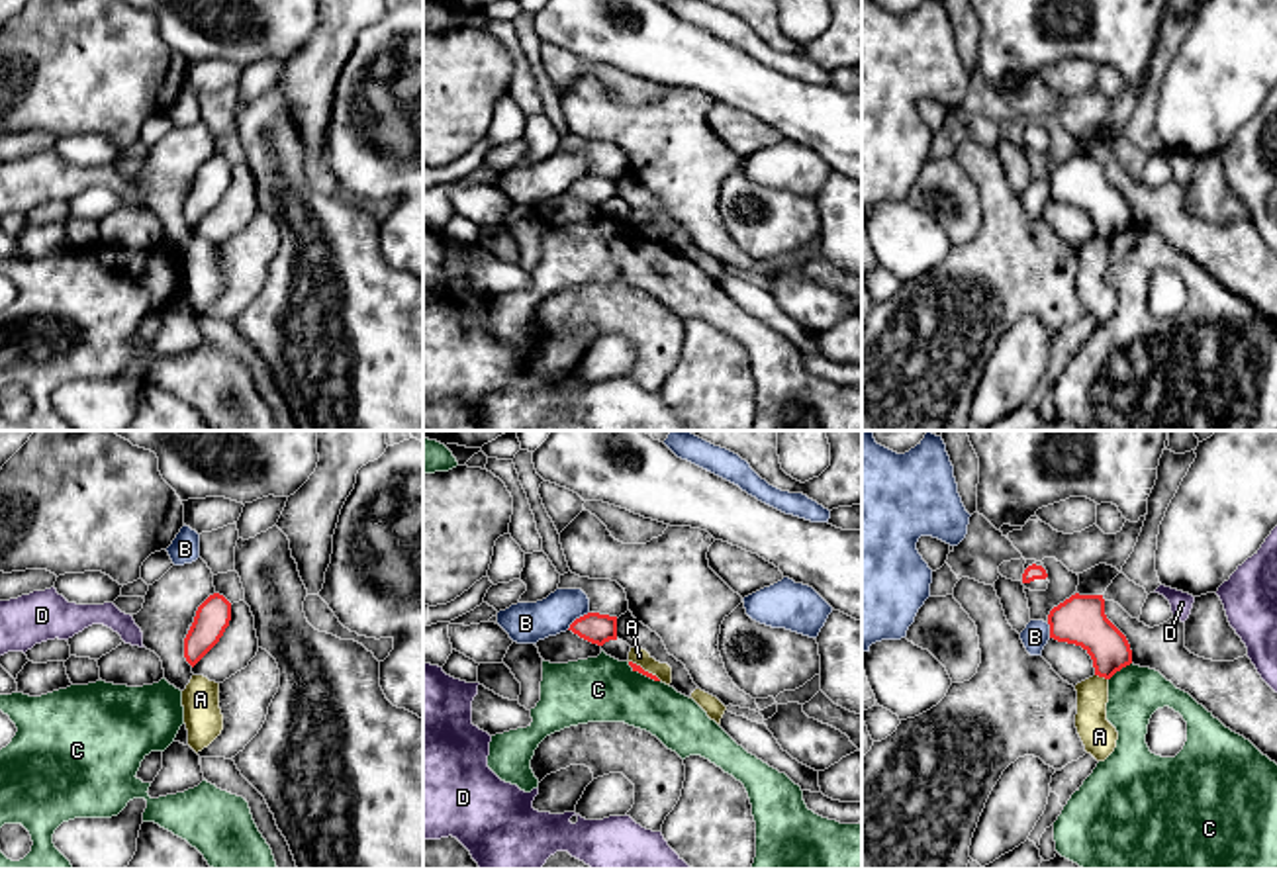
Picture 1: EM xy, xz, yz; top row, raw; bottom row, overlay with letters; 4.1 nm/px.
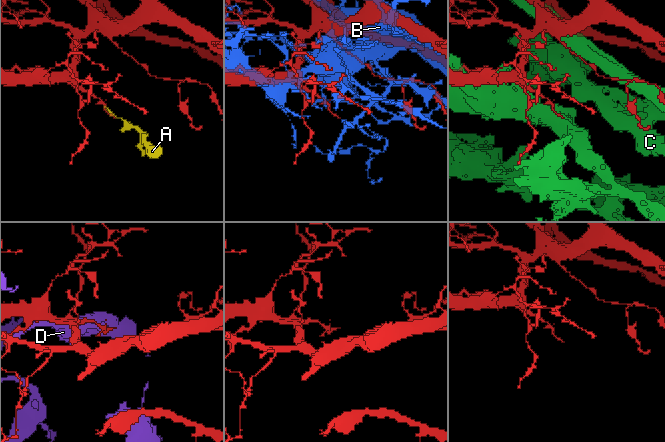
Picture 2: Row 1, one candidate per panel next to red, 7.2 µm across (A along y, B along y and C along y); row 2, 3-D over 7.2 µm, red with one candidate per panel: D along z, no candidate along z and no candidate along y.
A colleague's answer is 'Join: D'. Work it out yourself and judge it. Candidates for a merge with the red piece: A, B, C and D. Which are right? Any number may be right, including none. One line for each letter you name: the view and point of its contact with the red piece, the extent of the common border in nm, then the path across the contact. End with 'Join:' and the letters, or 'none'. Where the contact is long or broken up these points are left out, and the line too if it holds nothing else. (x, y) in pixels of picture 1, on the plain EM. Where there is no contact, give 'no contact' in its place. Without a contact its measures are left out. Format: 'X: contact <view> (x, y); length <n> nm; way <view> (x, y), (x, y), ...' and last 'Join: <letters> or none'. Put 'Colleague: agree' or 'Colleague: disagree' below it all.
Join: none
Colleague: disagree

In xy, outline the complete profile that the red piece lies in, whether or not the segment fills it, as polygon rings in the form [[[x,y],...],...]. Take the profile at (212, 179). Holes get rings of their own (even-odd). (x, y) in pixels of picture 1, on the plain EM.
[[[210,157],[196,172],[194,184],[184,200],[184,219],[194,229],[223,198],[231,182],[231,164]]]

